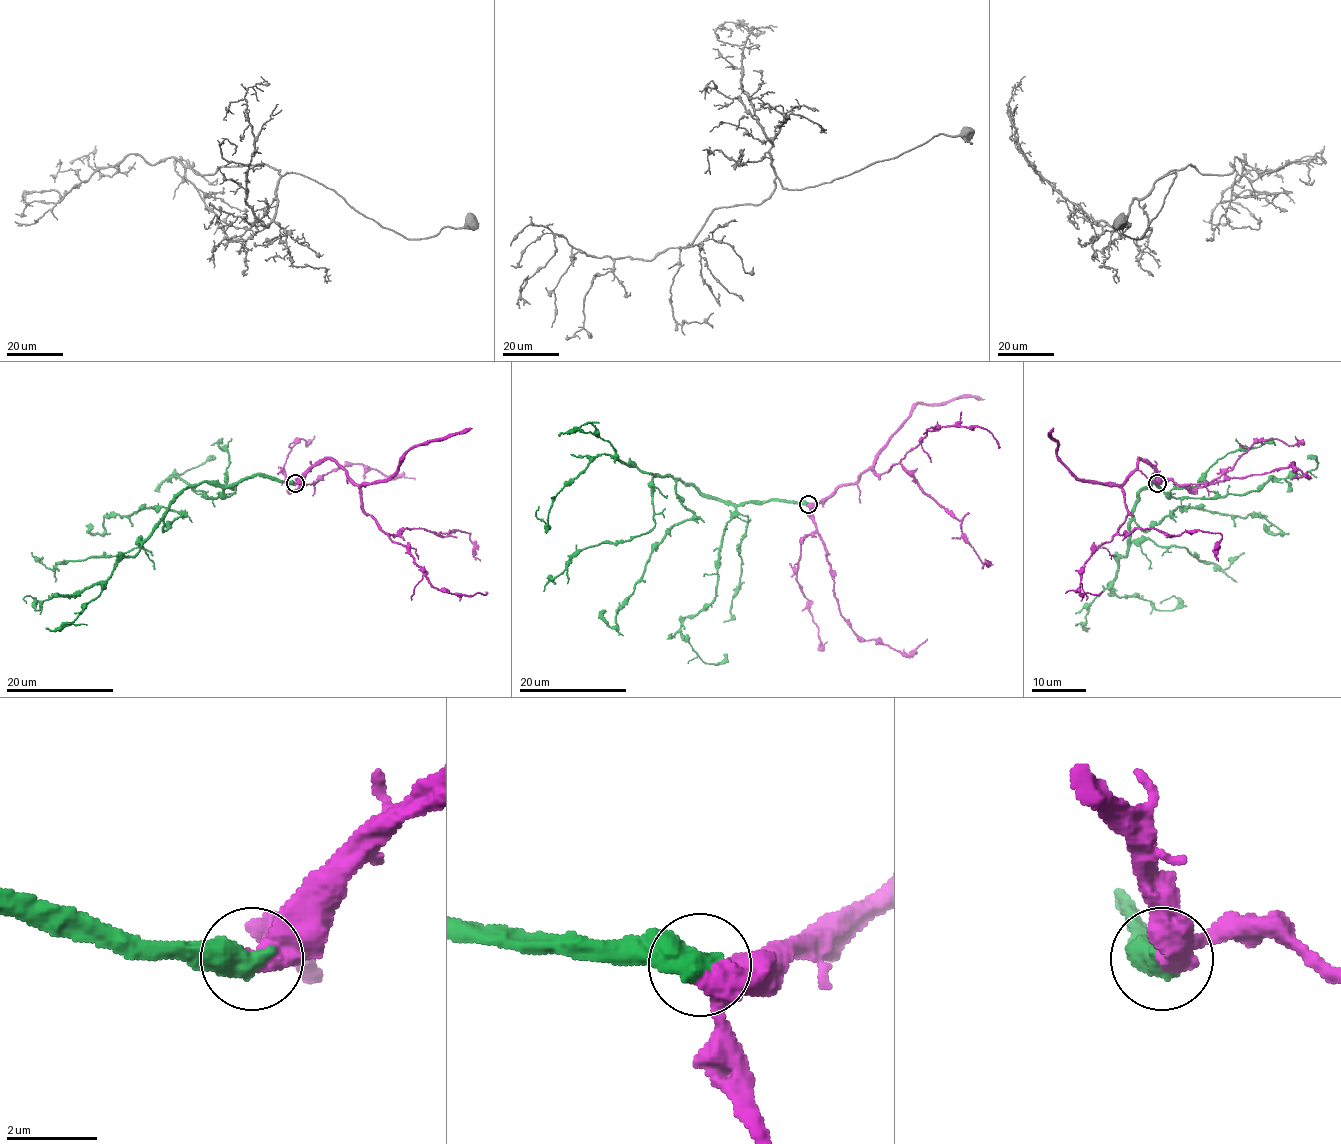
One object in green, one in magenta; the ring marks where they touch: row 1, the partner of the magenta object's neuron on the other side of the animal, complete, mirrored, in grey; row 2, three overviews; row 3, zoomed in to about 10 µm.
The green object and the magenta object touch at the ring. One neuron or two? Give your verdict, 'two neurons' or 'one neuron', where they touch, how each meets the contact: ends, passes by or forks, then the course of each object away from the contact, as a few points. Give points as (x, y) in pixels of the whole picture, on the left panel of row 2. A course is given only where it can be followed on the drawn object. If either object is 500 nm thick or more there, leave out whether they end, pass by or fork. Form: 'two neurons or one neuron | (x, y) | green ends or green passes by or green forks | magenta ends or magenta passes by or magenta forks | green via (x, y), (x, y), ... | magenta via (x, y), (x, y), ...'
one neuron | (295, 483) | green via (295, 483), (252, 475), (190, 484), (105, 580), (39, 610), (26, 603) | magenta via (295, 483), (314, 466), (334, 460), (357, 486), (362, 510), (387, 533), (470, 533), (480, 561)

